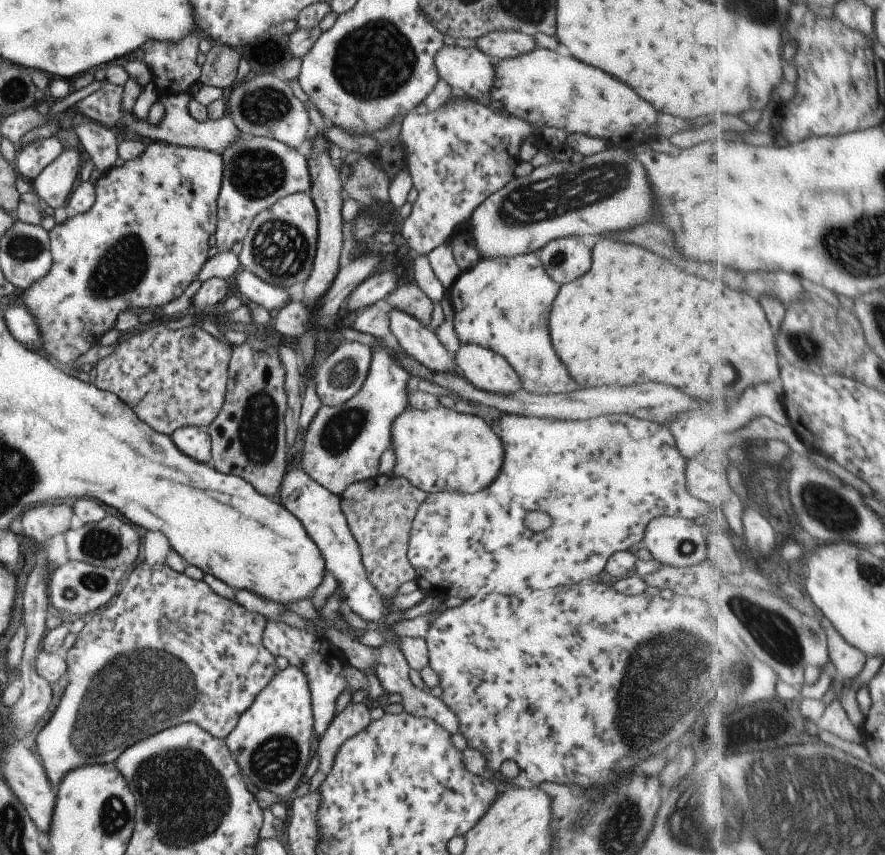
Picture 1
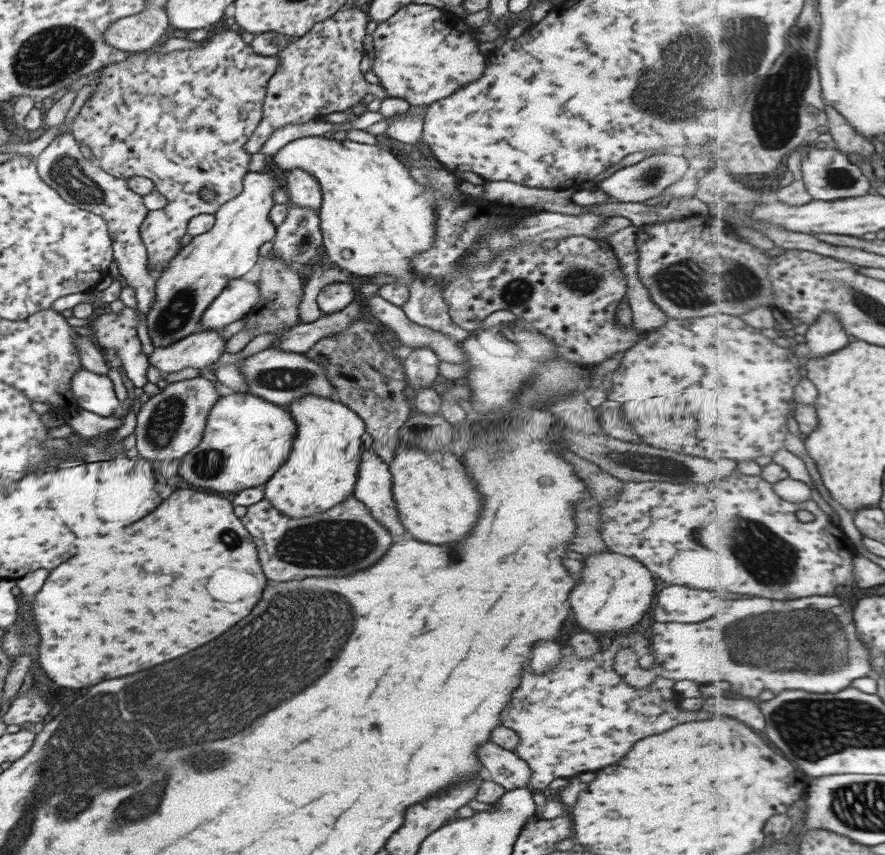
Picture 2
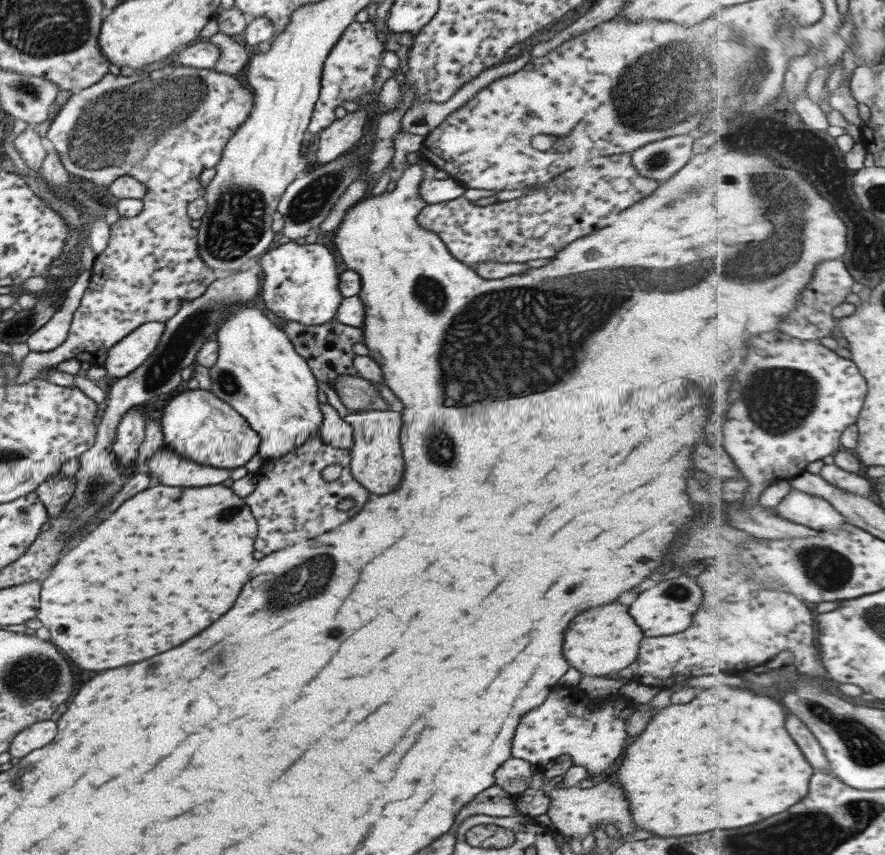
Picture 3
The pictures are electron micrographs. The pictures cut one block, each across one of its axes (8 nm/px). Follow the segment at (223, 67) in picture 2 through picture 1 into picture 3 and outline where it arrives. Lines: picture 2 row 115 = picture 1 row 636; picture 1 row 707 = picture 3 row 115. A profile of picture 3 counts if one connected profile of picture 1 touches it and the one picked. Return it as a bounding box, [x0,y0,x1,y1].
[16,63,254,383]

